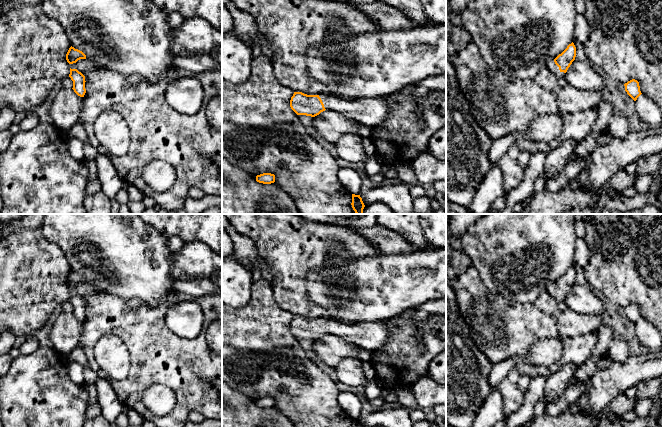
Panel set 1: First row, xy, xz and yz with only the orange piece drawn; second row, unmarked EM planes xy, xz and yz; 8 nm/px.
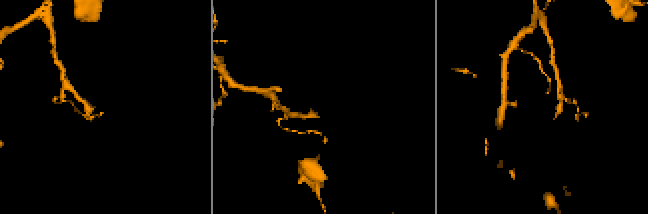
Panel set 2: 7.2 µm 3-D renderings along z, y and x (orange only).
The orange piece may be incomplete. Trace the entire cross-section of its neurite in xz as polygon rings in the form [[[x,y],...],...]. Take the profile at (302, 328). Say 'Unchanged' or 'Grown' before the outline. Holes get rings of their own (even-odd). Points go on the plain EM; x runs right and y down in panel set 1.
Grown. [[[294,316],[290,331],[297,339],[311,341],[325,334],[332,334],[347,339],[362,349],[375,352],[383,347],[389,339],[390,330],[396,327],[383,322],[344,324],[327,318],[307,319]]]

